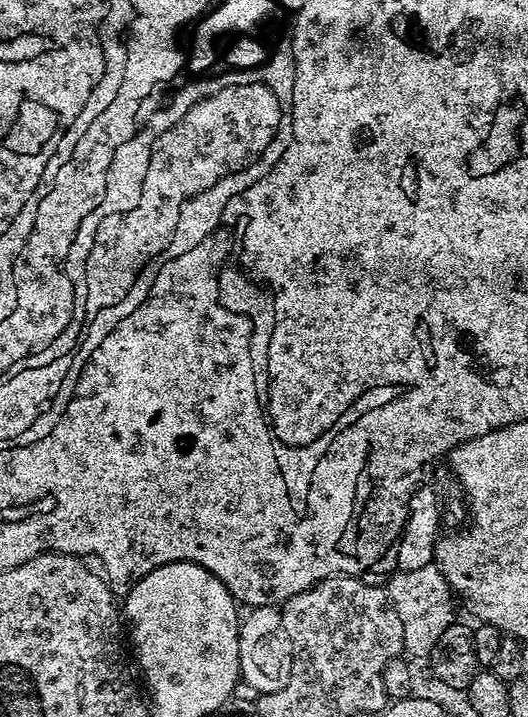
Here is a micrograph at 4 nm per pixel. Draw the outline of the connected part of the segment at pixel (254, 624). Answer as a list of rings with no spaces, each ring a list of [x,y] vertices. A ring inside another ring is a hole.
[[[270,604],[261,608],[249,607],[243,613],[238,638],[238,662],[241,681],[245,685],[248,683],[260,696],[274,694],[290,682],[294,674],[292,637],[284,626],[284,613],[279,607]]]

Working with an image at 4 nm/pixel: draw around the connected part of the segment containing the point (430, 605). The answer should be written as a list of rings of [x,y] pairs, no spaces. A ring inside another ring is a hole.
[[[434,562],[409,572],[394,572],[387,577],[386,591],[398,618],[402,618],[404,652],[409,657],[431,657],[442,632],[454,622],[452,616],[452,587],[446,582],[442,570]]]

